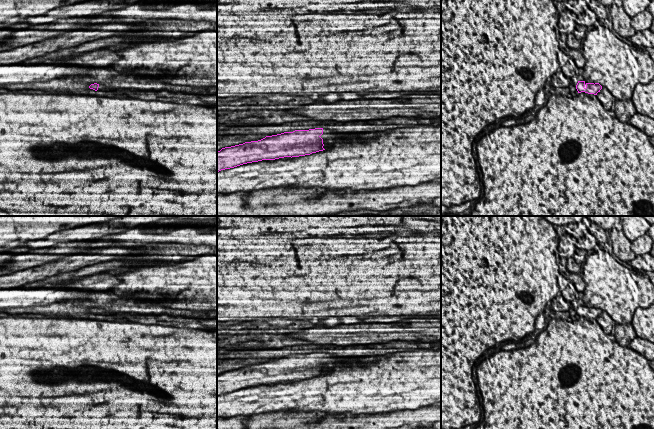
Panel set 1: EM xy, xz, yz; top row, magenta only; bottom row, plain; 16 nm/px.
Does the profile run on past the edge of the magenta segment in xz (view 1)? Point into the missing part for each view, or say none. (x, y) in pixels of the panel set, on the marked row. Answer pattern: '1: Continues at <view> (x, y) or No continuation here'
1: Continues at xz (329, 136)

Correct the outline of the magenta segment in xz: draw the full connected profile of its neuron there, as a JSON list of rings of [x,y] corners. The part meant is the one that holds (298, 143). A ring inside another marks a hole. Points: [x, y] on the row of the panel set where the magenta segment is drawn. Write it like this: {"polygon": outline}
{"polygon": [[[326,128],[295,130],[225,147],[217,152],[217,172],[262,160],[310,155],[327,150],[336,140],[348,139],[348,134]]]}

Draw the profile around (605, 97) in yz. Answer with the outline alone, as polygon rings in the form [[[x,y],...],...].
[[[602,87],[602,89],[597,93],[597,98],[607,111],[611,110],[612,102],[616,100],[605,87]]]

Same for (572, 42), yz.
[[[573,33],[567,35],[567,41],[566,41],[569,49],[580,49],[580,41],[576,39]]]

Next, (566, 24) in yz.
[[[568,9],[563,10],[559,15],[559,22],[558,22],[560,34],[568,35],[573,33],[575,26],[576,22],[573,19],[572,13]]]

